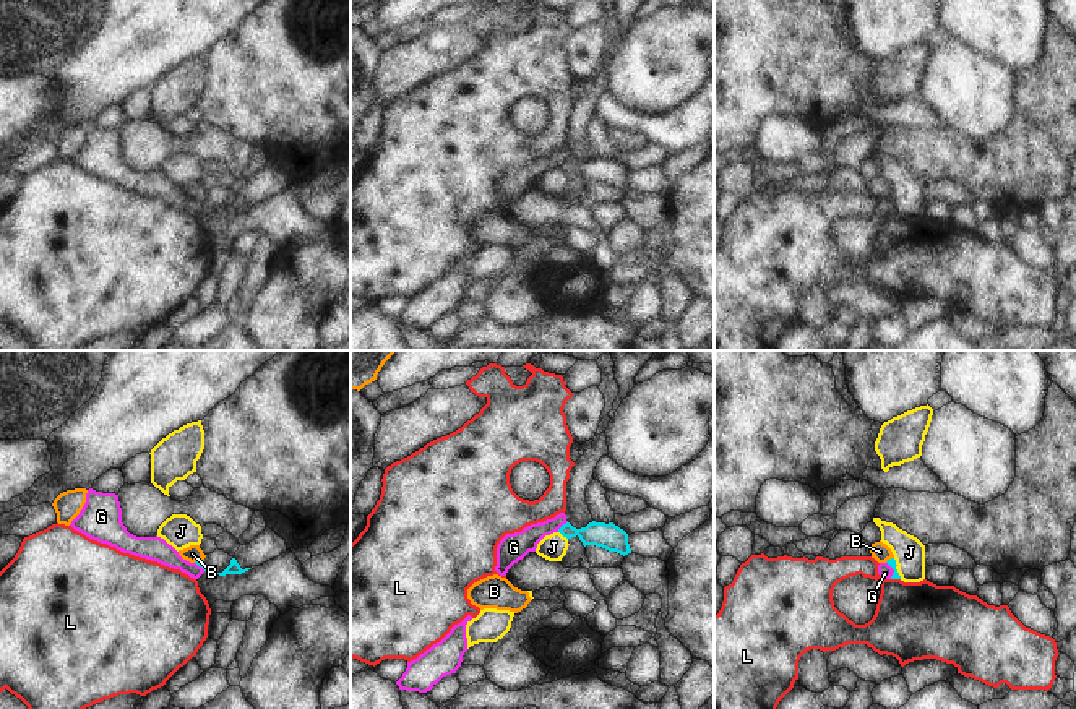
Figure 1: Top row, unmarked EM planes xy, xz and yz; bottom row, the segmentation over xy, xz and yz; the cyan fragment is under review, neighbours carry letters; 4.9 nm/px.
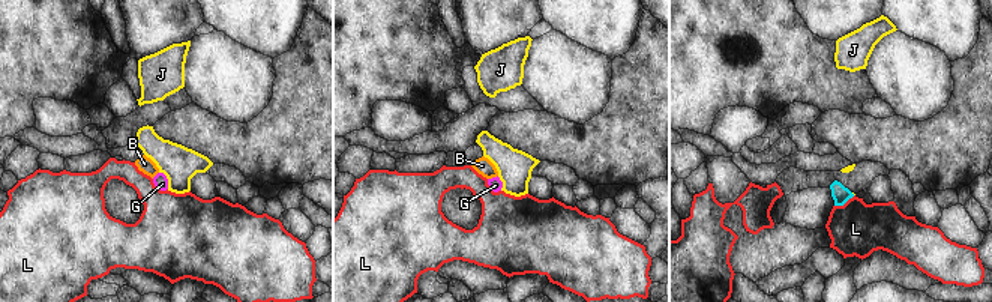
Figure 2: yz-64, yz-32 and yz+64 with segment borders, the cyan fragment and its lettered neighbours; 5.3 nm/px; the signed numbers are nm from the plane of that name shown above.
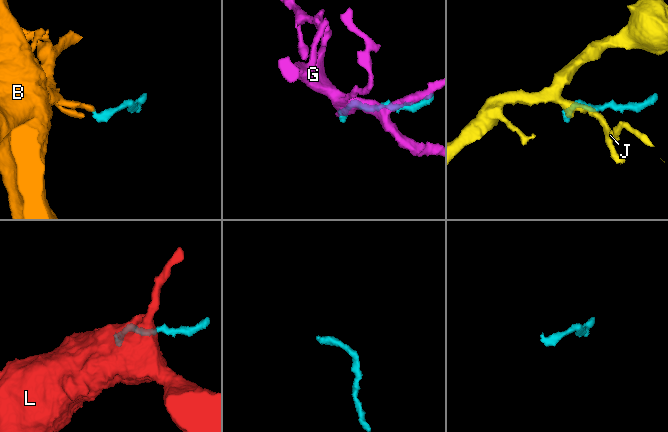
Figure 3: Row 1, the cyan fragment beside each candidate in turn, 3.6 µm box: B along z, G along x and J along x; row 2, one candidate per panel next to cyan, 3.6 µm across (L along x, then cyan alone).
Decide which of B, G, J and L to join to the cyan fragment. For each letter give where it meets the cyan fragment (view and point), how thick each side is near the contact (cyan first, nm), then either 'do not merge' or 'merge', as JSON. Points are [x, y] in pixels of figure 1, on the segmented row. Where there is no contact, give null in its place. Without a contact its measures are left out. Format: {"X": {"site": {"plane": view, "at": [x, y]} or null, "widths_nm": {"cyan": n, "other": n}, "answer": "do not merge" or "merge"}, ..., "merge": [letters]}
{"B": {"site": {"plane": "xy", "at": [198, 560]}, "widths_nm": {"cyan": 30, "other": 90}, "answer": "merge"}, "G": {"site": {"plane": "xz", "at": [562, 526]}, "widths_nm": {"cyan": 130, "other": 130}, "answer": "do not merge"}, "J": {"site": {"plane": "xz", "at": [563, 536]}, "widths_nm": {"cyan": 130, "other": 130}, "answer": "do not merge"}, "L": {"site": {"plane": "yz", "at": [896, 578]}, "widths_nm": {"cyan": 40, "other": 380}, "answer": "do not merge"}, "merge": ["B"]}

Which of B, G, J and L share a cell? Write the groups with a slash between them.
B / G / J / L

